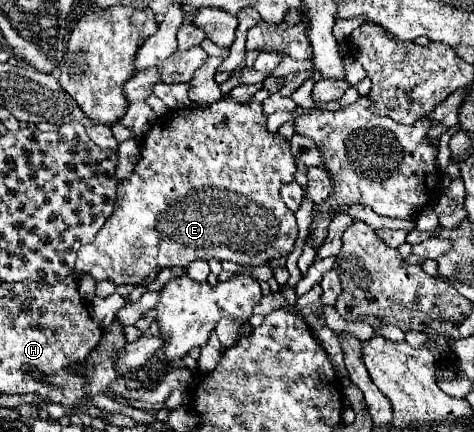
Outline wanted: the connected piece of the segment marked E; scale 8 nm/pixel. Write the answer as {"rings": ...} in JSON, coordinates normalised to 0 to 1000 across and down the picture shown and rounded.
{"rings":[[[477,218],[473,227],[464,227],[460,236],[439,241],[439,245],[392,245],[392,250],[380,250],[380,255],[359,255],[346,269],[333,269],[329,282],[321,287],[316,306],[308,310],[308,319],[300,329],[300,347],[295,347],[295,370],[291,370],[283,398],[278,398],[278,407],[249,426],[249,454],[245,454],[236,500],[219,514],[219,523],[211,528],[203,551],[165,579],[156,630],[190,634],[203,653],[236,648],[245,662],[253,662],[253,657],[283,657],[287,662],[329,620],[397,616],[409,602],[447,602],[447,597],[456,597],[456,602],[489,602],[489,606],[498,606],[506,616],[557,616],[578,597],[608,593],[616,583],[620,556],[629,546],[629,519],[624,519],[620,491],[612,491],[603,481],[599,463],[591,458],[591,435],[599,426],[616,426],[620,403],[624,403],[624,375],[620,375],[620,361],[612,356],[612,333],[586,306],[578,306],[578,310],[565,306],[561,264],[553,259],[549,236],[532,231],[523,241],[506,241],[506,236],[489,231]]]}

